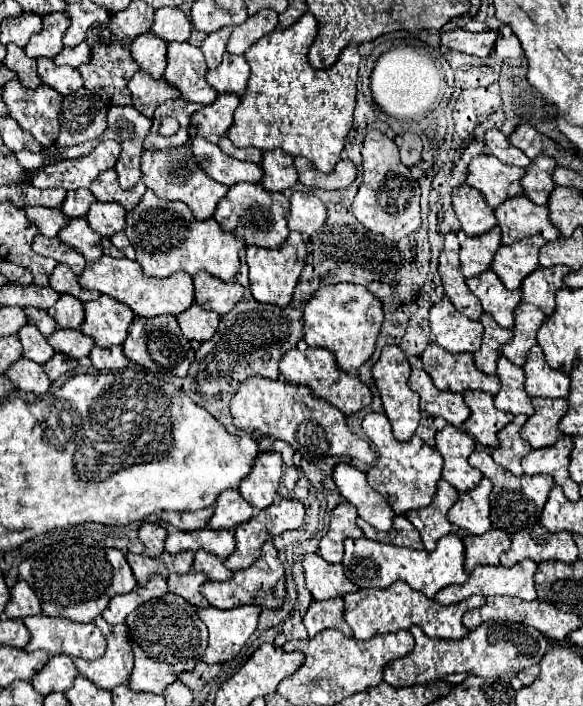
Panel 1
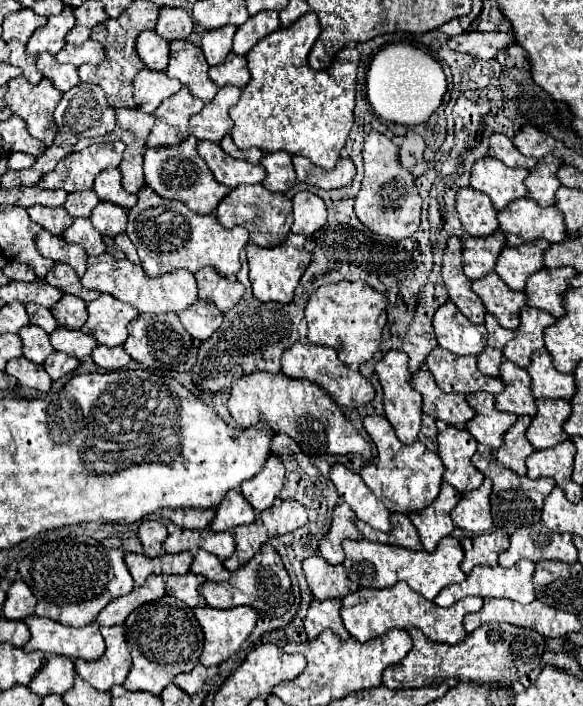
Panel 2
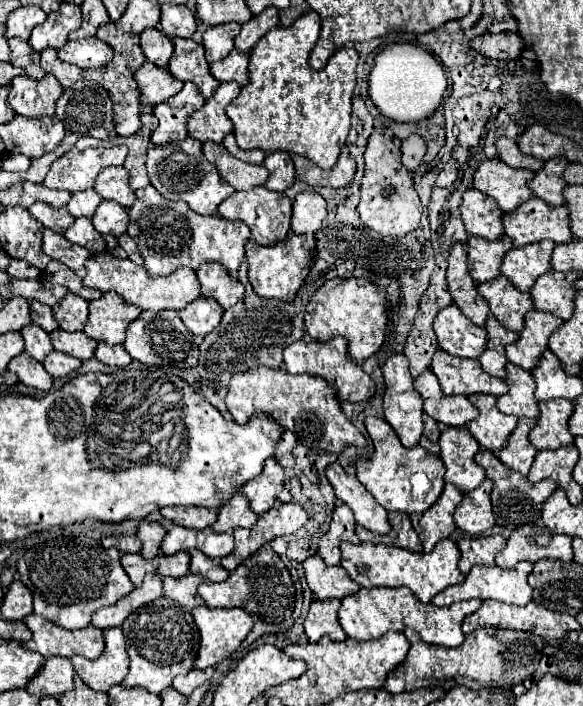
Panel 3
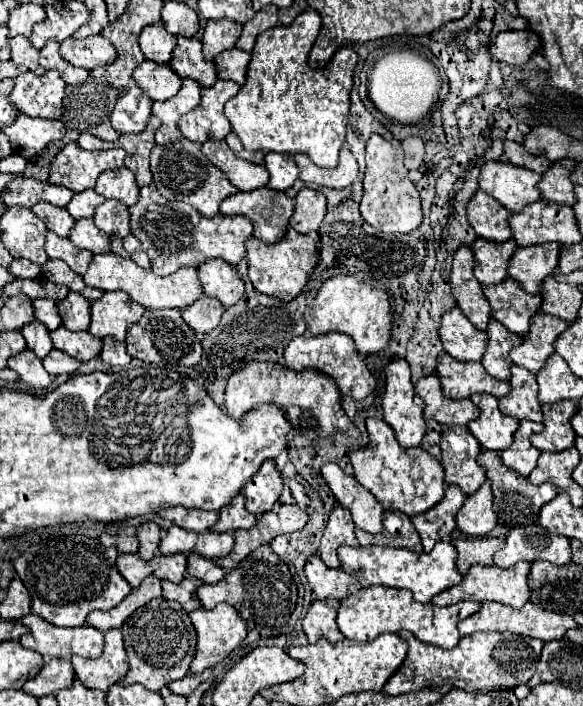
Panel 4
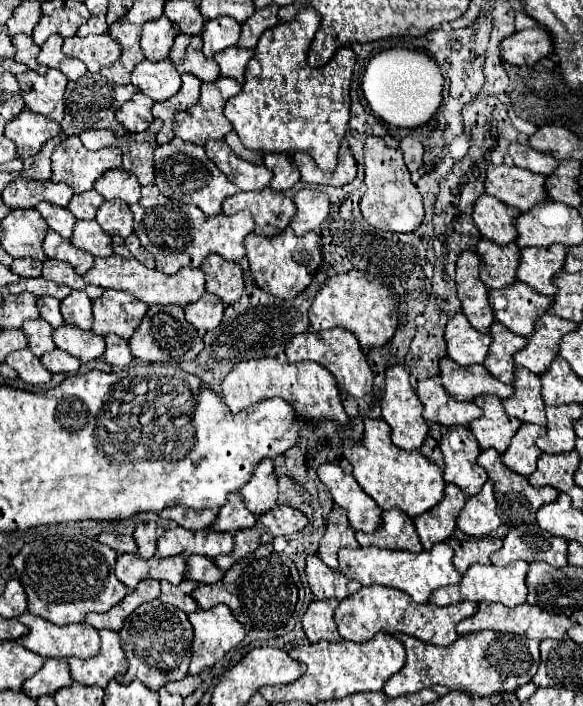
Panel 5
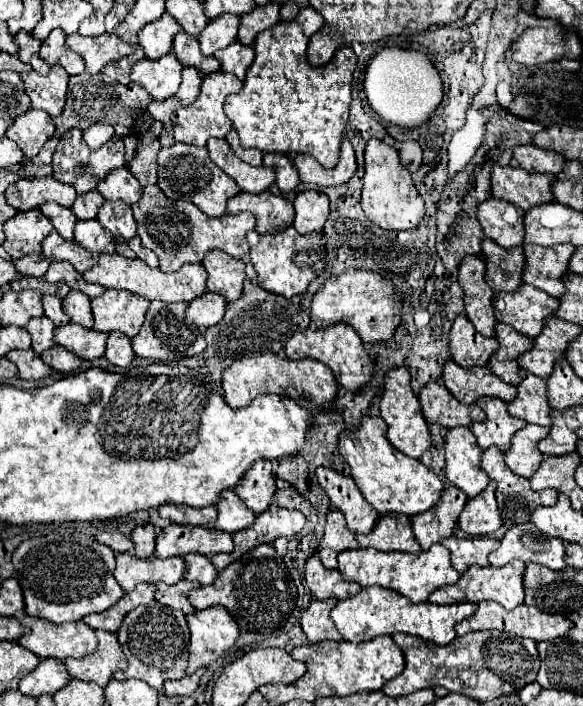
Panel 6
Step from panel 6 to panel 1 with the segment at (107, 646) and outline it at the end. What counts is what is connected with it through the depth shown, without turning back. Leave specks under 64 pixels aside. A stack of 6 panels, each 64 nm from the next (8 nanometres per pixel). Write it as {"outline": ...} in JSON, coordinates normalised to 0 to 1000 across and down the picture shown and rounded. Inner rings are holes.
{"outline":[[[165,878],[178,904],[182,904],[182,926],[168,935],[141,935],[127,932],[134,952],[151,960],[158,969],[192,977],[202,969],[216,969],[226,952],[226,915],[220,909],[216,884],[185,887],[175,878]]]}

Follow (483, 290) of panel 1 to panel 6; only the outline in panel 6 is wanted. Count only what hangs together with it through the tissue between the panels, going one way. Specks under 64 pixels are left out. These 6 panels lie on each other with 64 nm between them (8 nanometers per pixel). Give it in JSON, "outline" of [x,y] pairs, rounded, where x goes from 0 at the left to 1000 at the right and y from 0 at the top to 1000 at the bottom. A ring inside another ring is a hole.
{"outline":[[[895,402],[885,414],[851,416],[851,453],[875,459],[899,476],[919,479],[937,453],[954,445],[957,428],[957,422],[947,422],[916,405]]]}

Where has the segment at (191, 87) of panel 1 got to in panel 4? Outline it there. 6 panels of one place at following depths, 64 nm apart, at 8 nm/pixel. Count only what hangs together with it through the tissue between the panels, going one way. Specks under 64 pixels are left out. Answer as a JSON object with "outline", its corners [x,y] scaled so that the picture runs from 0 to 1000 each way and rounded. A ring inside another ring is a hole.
{"outline":[[[305,51],[292,93],[309,110],[329,110],[343,122],[353,122],[353,125],[374,113],[370,110],[370,91],[357,88],[346,79],[346,62],[333,51],[329,54]]]}

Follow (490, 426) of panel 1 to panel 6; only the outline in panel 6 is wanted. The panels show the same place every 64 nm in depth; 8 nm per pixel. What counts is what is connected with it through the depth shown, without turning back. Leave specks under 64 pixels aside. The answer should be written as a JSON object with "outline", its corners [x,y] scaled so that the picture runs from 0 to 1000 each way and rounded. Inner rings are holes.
{"outline":[[[834,561],[834,564],[823,564],[816,572],[837,589],[834,598],[816,598],[806,606],[816,618],[820,632],[827,637],[834,637],[840,632],[854,632],[861,640],[871,640],[882,612],[899,606],[902,598],[889,595],[889,592],[878,592],[868,581],[868,569],[861,569],[858,564],[837,564]]]}

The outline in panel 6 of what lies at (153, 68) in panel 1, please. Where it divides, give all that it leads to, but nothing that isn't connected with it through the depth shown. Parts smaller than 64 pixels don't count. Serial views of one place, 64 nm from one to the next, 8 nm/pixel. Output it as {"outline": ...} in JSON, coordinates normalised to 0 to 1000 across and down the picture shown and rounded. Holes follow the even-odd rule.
{"outline":[[[281,17],[274,28],[257,31],[237,45],[237,62],[247,68],[254,82],[271,85],[295,71],[295,57],[309,42],[309,34],[302,34],[302,28]]]}

